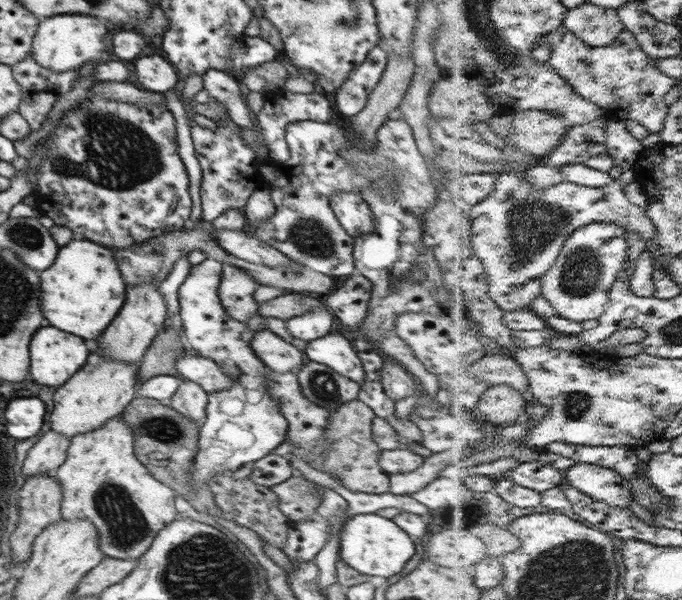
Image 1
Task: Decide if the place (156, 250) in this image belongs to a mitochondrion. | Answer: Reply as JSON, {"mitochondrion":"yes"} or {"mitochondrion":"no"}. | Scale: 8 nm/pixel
{"mitochondrion":"yes"}

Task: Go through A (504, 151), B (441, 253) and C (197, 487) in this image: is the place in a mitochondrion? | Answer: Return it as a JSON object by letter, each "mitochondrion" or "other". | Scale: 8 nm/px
{"A":"other","B":"other","C":"other"}

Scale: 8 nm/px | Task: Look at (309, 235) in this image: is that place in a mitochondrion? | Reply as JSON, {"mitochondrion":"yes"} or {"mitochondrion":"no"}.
{"mitochondrion":"yes"}

